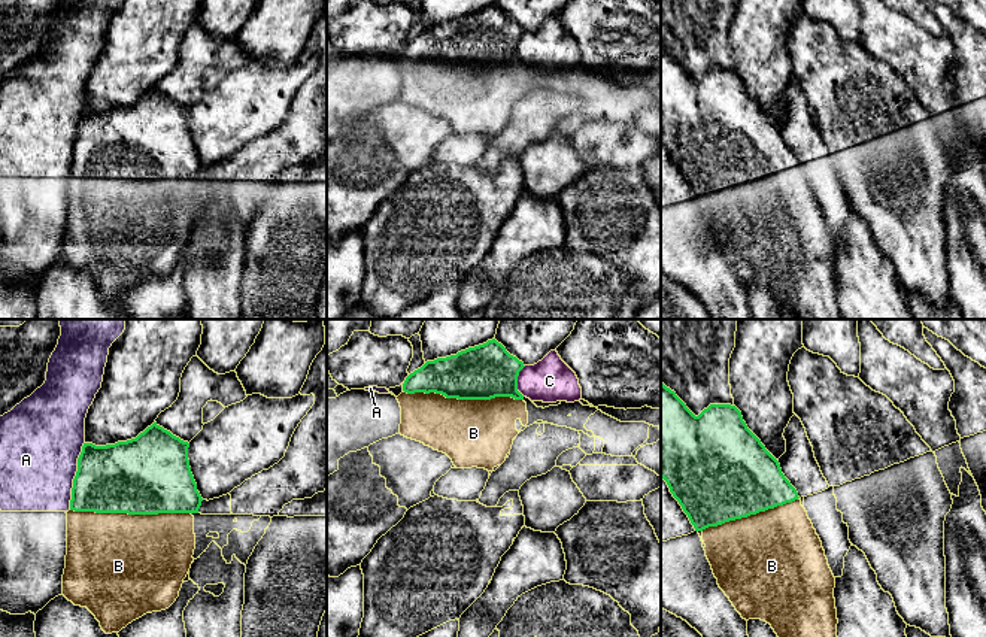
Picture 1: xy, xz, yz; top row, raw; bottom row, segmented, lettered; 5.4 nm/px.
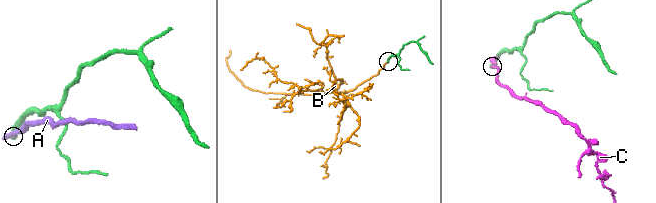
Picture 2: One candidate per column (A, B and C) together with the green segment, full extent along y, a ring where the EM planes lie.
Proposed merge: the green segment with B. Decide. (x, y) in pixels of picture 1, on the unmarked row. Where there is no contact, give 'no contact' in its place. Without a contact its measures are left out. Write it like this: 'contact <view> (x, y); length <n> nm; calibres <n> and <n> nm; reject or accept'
contact xy (132, 179); length 650 nm; calibres 420 and 500 nm; accept

